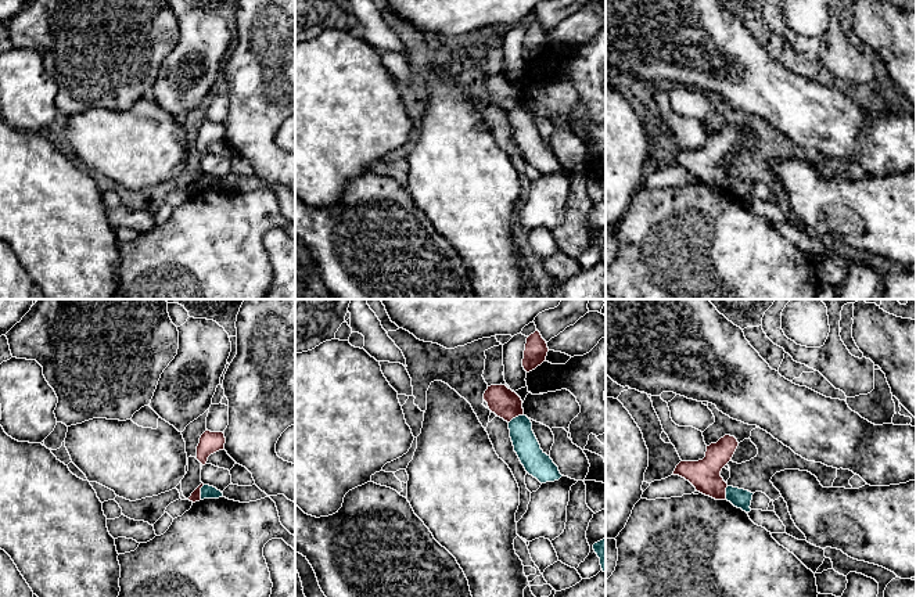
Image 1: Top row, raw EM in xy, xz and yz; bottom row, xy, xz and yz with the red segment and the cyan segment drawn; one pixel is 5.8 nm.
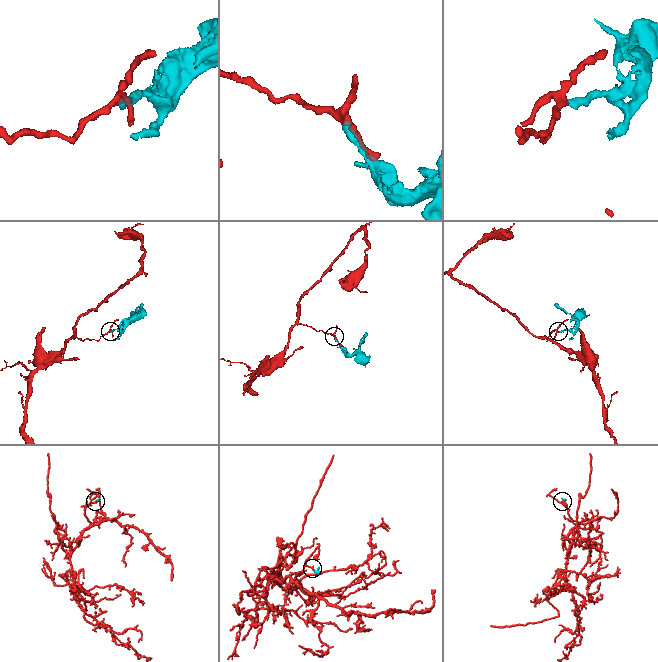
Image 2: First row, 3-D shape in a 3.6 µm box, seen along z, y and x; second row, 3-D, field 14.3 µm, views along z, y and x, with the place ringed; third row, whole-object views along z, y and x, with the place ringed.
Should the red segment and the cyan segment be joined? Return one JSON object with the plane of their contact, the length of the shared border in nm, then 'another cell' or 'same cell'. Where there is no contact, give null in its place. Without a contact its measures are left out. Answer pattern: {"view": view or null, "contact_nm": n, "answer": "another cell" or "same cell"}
{"view": "xy", "contact_nm": 90, "answer": "another cell"}

